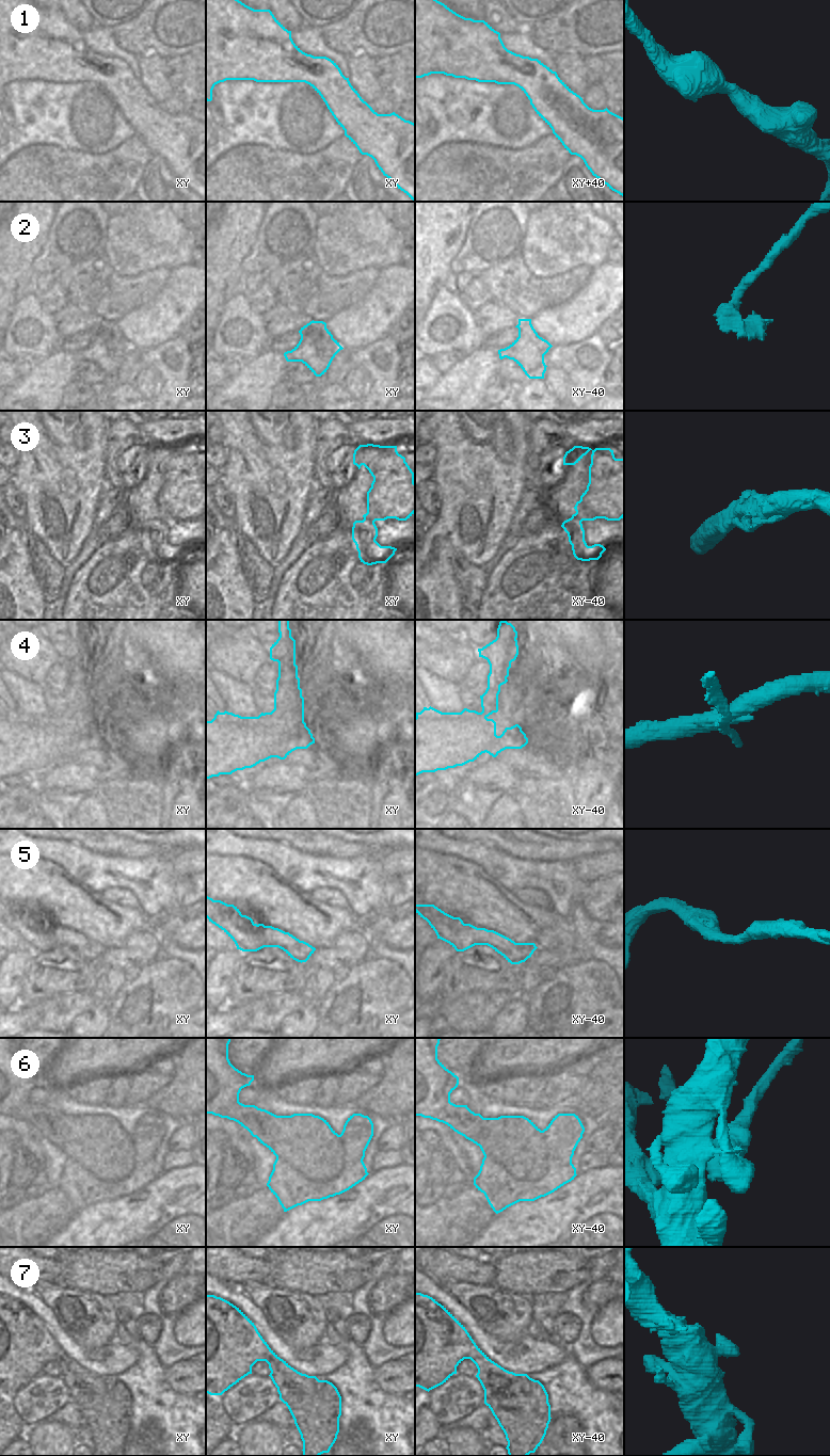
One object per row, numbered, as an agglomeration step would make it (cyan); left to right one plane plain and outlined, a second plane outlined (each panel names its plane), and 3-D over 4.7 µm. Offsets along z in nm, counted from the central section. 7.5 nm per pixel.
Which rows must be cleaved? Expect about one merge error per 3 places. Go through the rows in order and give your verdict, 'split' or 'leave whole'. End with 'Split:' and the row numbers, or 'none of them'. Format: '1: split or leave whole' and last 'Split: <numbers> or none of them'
1: leave whole
2: split
3: leave whole
4: split
5: leave whole
6: split
7: leave whole
Split: 2, 4, 6

